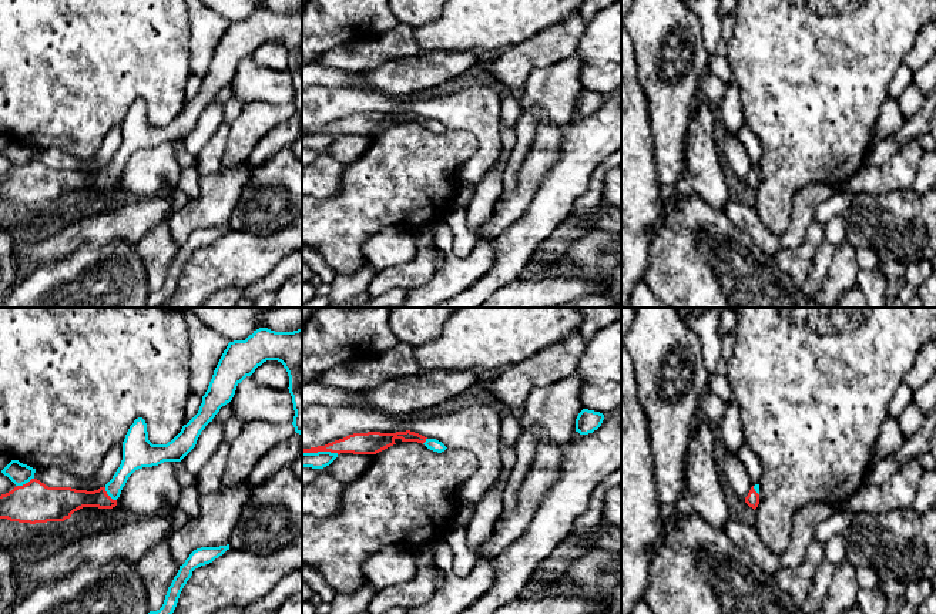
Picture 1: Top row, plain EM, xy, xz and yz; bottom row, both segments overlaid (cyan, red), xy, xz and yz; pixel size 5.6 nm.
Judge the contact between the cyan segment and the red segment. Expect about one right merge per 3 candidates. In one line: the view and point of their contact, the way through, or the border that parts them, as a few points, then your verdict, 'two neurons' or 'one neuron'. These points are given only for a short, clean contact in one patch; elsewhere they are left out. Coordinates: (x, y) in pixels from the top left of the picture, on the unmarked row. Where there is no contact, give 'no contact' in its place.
meets cyan in xy at (24, 164); one neuron

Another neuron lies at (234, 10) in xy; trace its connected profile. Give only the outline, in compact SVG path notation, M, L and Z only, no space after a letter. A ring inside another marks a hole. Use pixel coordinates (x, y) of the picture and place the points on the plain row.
M201 0L205 7L215 10L227 19L228 23L245 21L256 10L259 10L258 0Z

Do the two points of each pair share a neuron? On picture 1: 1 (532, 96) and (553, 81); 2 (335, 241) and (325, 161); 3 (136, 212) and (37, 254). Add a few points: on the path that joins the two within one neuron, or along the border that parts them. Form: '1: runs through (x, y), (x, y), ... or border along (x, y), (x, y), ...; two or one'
1: runs through (537, 90), (547, 87); one
2: border along (345, 165), (341, 188), (332, 195), (316, 198); two
3: runs through (111, 224), (101, 228), (79, 230), (61, 241); one

